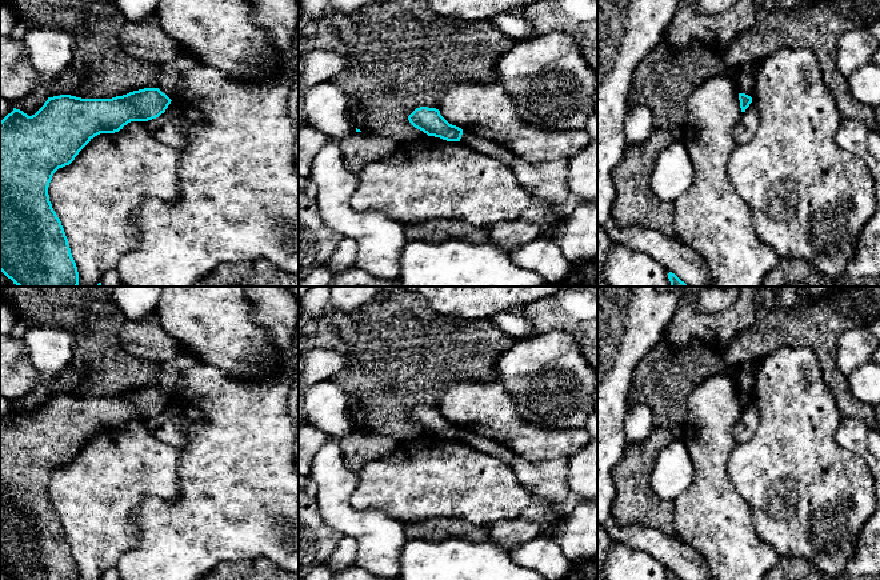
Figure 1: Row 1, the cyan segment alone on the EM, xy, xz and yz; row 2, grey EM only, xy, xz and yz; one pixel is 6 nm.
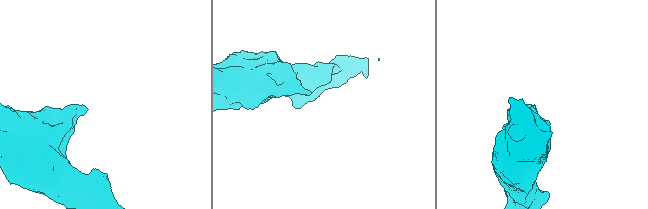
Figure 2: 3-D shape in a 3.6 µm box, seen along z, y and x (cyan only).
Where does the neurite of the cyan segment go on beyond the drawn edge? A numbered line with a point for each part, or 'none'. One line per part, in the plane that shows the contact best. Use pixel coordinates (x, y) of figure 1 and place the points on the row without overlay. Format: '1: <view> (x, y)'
none

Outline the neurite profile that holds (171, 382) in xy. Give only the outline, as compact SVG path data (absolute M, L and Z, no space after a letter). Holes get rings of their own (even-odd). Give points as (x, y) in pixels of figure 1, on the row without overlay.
M181 349L180 353L161 365L159 388L171 399L176 399L188 389L184 381L184 372L200 364L200 359L189 349Z

